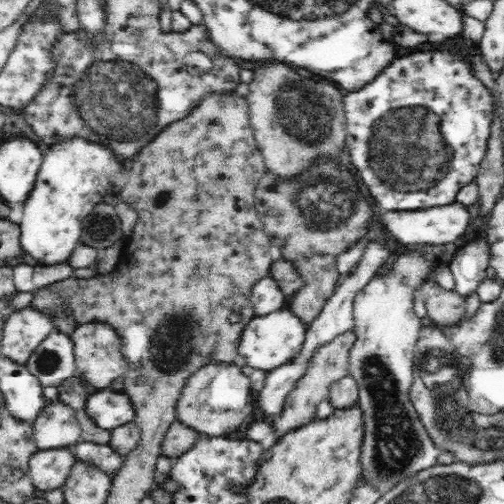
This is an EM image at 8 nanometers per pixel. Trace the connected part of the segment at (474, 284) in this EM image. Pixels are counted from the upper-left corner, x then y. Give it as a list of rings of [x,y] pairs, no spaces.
[[[474,238],[464,246],[458,248],[456,254],[452,256],[451,262],[448,264],[455,278],[455,291],[466,297],[472,290],[477,290],[478,285],[487,278],[486,271],[490,264],[489,260],[489,244],[483,238]]]

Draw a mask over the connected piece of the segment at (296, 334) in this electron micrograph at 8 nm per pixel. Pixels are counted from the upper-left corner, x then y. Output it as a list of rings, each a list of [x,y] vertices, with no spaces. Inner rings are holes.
[[[281,309],[264,316],[255,316],[242,331],[237,350],[238,360],[242,360],[246,366],[265,372],[292,363],[304,346],[306,331],[306,322],[291,310]]]

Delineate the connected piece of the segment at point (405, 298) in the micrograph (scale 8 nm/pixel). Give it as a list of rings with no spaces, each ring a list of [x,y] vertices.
[[[406,250],[404,254],[400,254],[398,258],[396,258],[396,262],[392,262],[392,268],[390,268],[390,272],[386,274],[386,276],[374,276],[372,280],[366,286],[364,286],[364,290],[360,289],[358,294],[354,298],[353,303],[353,315],[354,315],[354,324],[355,324],[355,336],[357,339],[355,340],[354,346],[352,346],[351,351],[349,352],[349,372],[348,374],[354,381],[356,381],[358,387],[358,400],[357,406],[362,409],[362,419],[366,420],[366,424],[364,424],[364,440],[366,442],[362,442],[361,447],[361,464],[362,468],[366,468],[366,472],[362,472],[361,480],[363,482],[368,483],[374,487],[374,490],[378,491],[380,494],[389,491],[391,488],[394,488],[402,479],[409,479],[410,476],[415,476],[418,471],[422,469],[430,468],[437,464],[436,460],[440,453],[438,447],[434,445],[434,442],[430,438],[430,435],[426,430],[424,430],[424,426],[422,426],[422,421],[419,418],[419,414],[415,409],[415,406],[411,402],[411,398],[409,397],[409,388],[414,380],[414,363],[415,362],[415,350],[417,347],[417,340],[420,334],[420,329],[425,324],[420,324],[420,319],[414,313],[414,292],[420,288],[420,284],[428,278],[428,274],[430,274],[430,270],[432,270],[432,266],[430,266],[430,262],[422,256],[422,252],[416,252],[414,250],[414,254],[412,254],[412,250]]]

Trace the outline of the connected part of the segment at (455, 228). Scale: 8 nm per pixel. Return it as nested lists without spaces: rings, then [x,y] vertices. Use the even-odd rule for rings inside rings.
[[[457,200],[442,207],[430,207],[417,211],[381,213],[381,218],[390,232],[390,236],[403,246],[410,244],[448,244],[460,238],[466,232],[470,222],[468,206]]]

